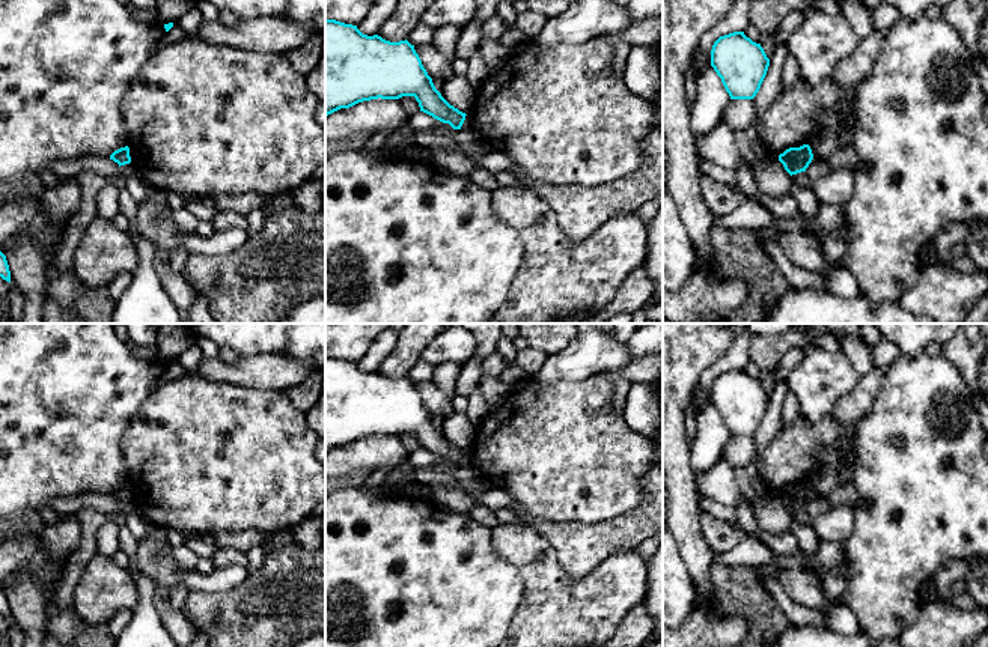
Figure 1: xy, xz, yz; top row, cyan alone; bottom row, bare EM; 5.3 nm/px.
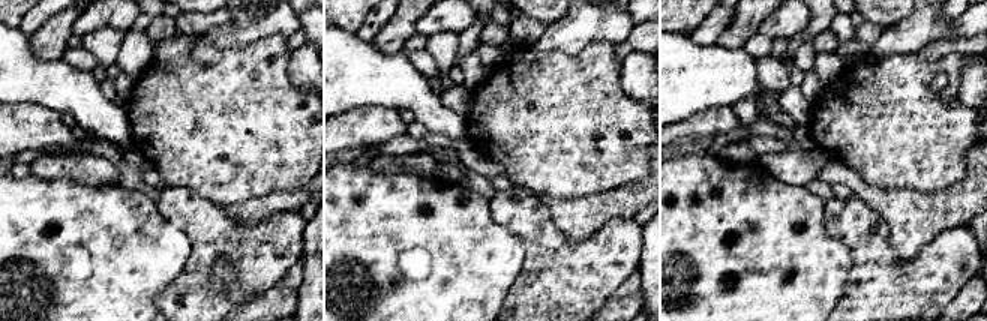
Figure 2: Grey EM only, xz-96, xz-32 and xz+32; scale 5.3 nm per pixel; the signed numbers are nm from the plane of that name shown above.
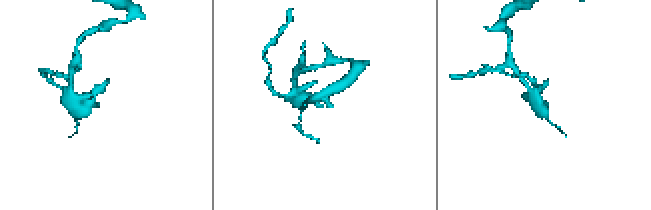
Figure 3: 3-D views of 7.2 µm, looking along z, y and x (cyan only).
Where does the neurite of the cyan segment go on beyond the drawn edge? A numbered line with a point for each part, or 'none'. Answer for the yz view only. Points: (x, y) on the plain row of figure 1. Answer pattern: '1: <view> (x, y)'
none

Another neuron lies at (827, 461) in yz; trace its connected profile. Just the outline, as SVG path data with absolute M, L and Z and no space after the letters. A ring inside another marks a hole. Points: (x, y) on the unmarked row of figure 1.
M822 448L815 459L815 463L809 472L809 483L813 488L819 483L825 475L837 471L840 466L840 459L837 448Z

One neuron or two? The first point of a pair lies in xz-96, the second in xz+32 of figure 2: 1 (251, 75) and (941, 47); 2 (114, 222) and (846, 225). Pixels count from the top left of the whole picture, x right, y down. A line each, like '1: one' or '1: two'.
1: two
2: two

